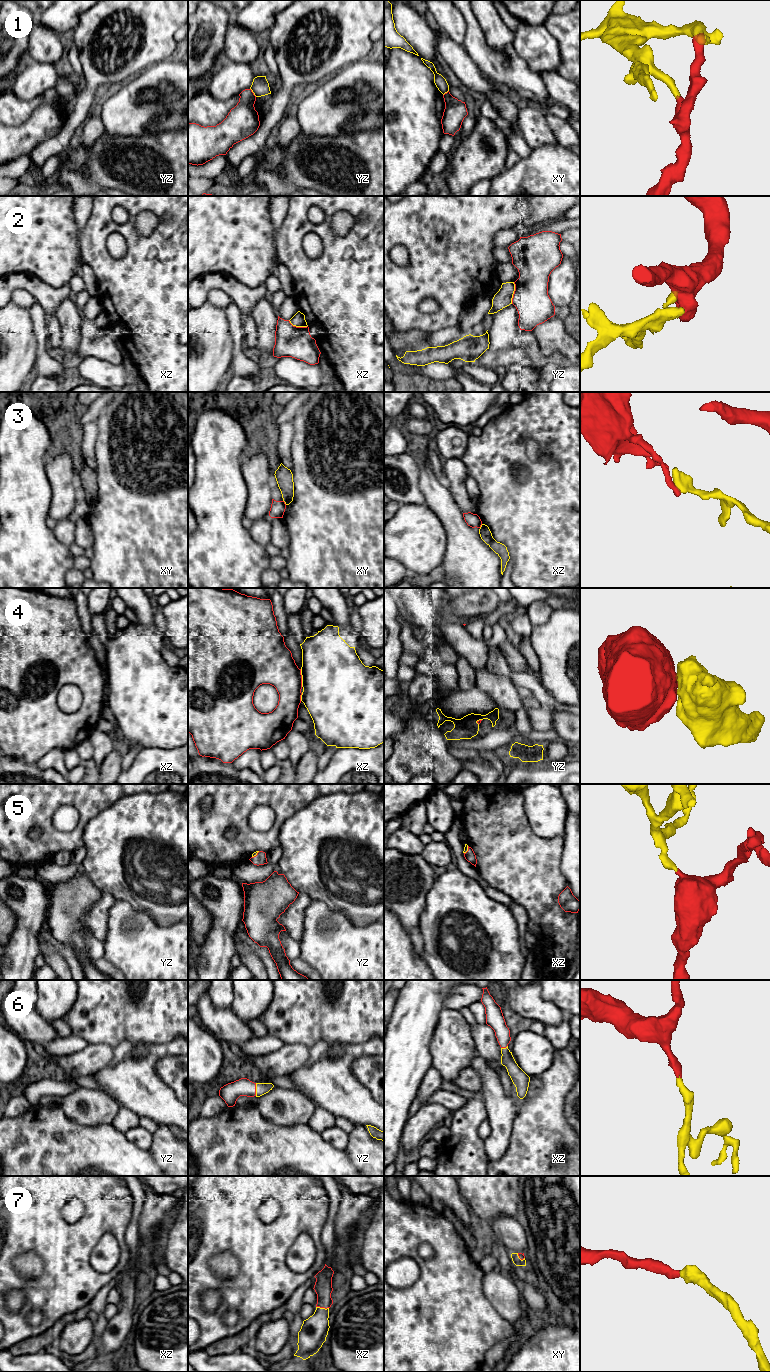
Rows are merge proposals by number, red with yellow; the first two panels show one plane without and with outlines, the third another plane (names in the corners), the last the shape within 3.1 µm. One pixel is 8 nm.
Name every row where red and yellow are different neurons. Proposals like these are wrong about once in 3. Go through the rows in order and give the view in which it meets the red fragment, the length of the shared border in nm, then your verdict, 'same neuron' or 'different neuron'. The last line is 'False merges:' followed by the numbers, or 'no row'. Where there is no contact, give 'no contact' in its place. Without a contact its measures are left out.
1: yz | 90 nm | different neuron
2: yz | 180 nm | same neuron
3: xy | 50 nm | different neuron
4: xz | 140 nm | different neuron
5: yz | 80 nm | same neuron
6: yz | 100 nm | same neuron
7: xz | 110 nm | same neuron
False merges: 1, 3, 4

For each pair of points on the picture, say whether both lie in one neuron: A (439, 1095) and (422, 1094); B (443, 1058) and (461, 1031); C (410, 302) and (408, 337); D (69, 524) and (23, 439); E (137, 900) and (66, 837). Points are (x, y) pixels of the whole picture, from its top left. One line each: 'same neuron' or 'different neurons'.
A: different neurons
B: same neuron
C: different neurons
D: different neurons
E: different neurons

